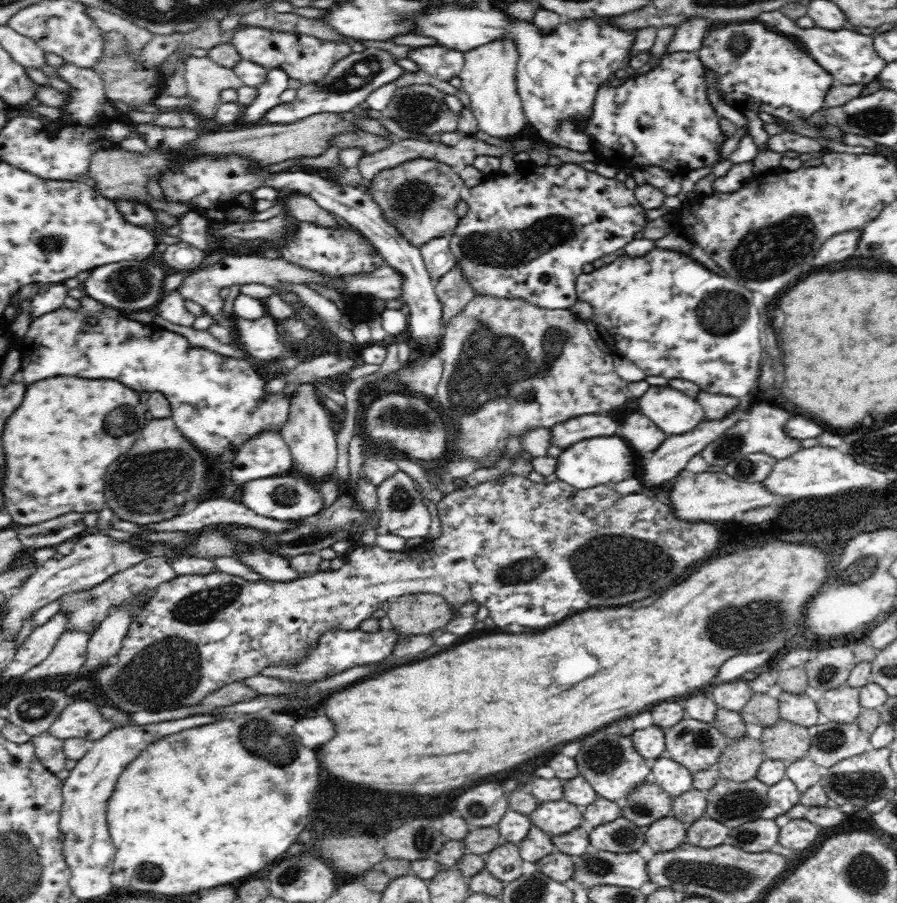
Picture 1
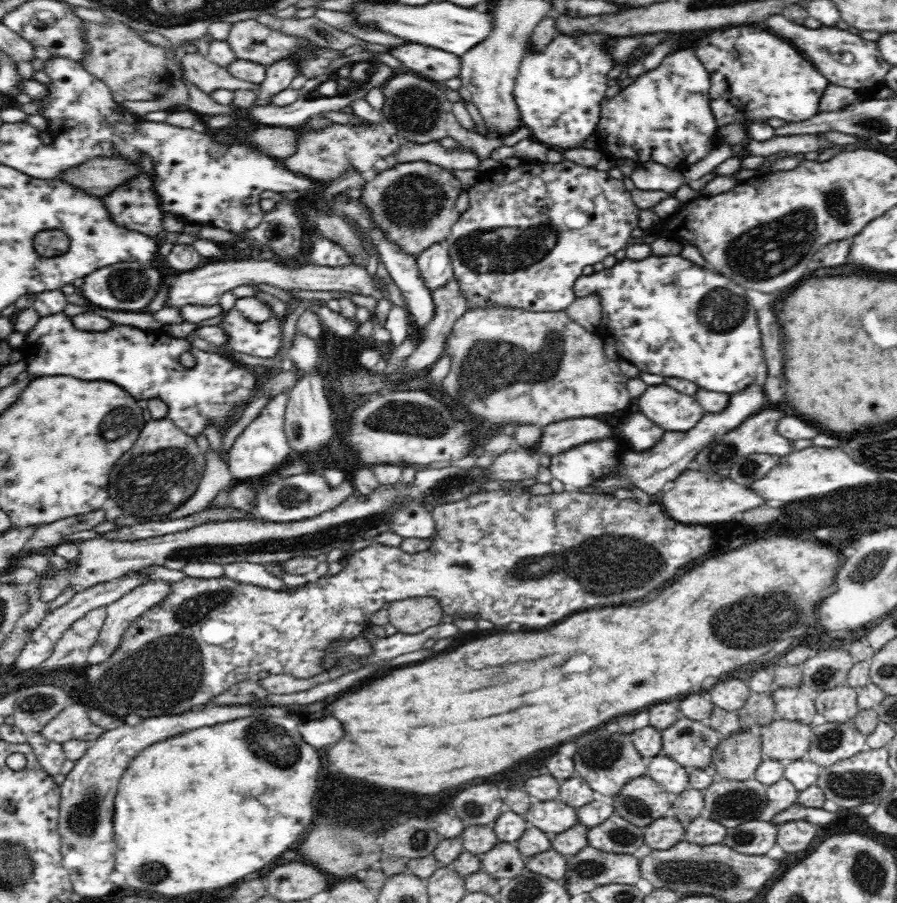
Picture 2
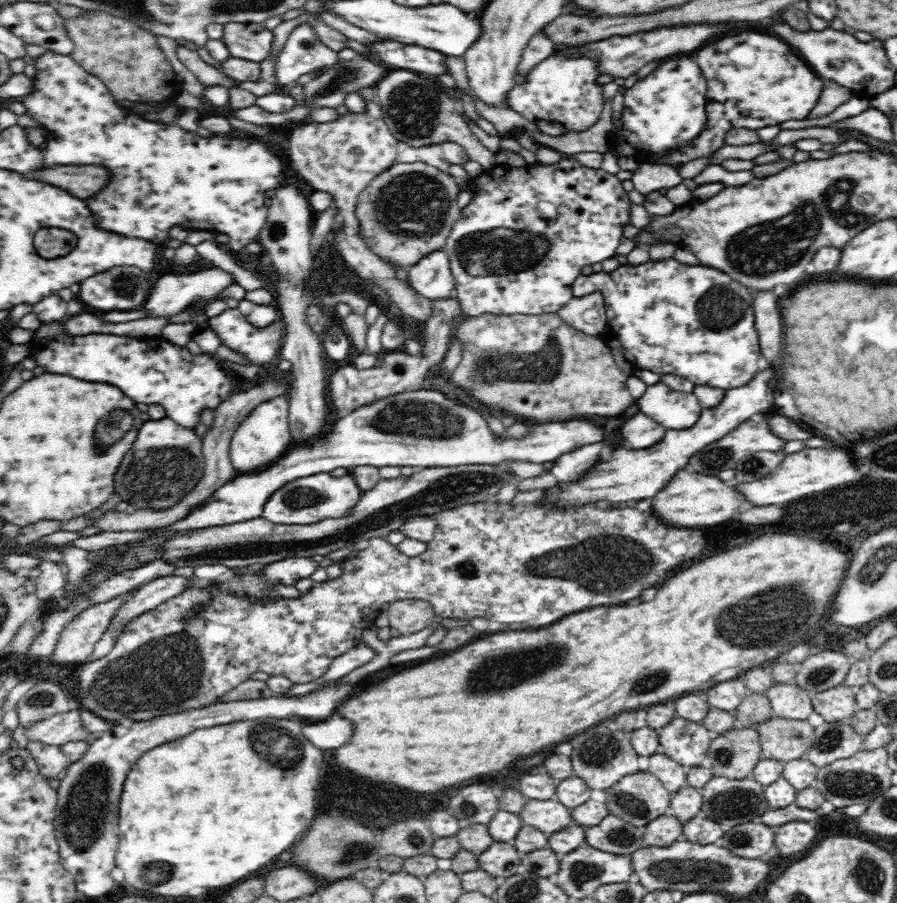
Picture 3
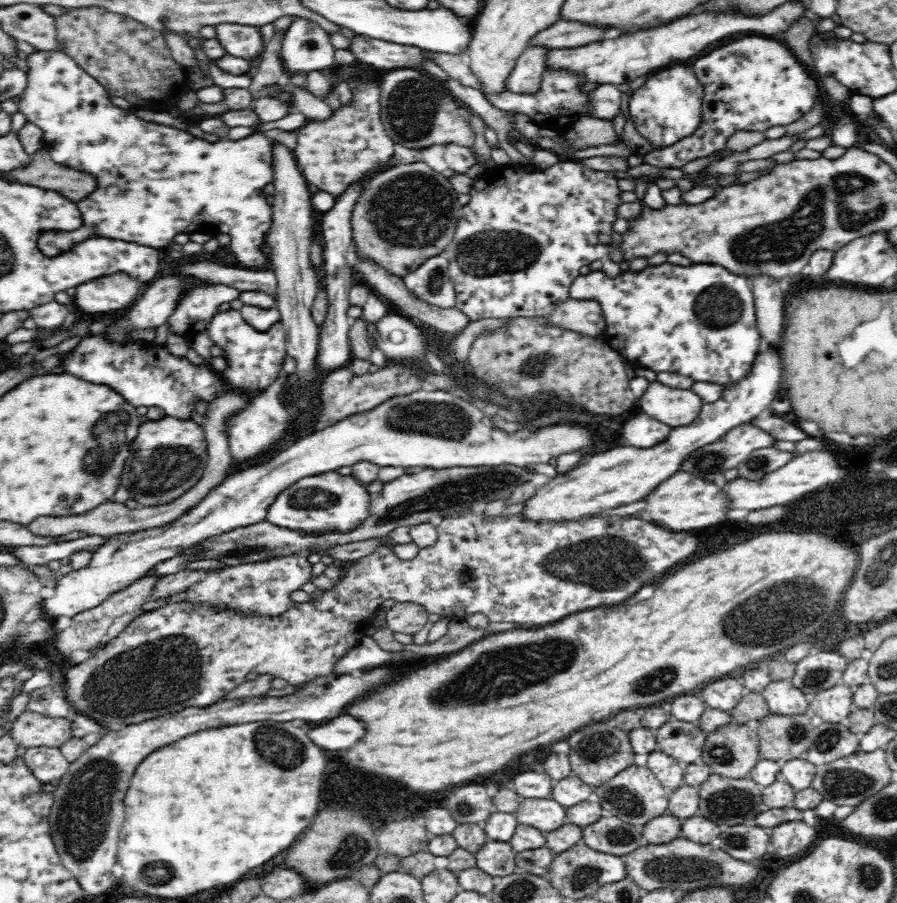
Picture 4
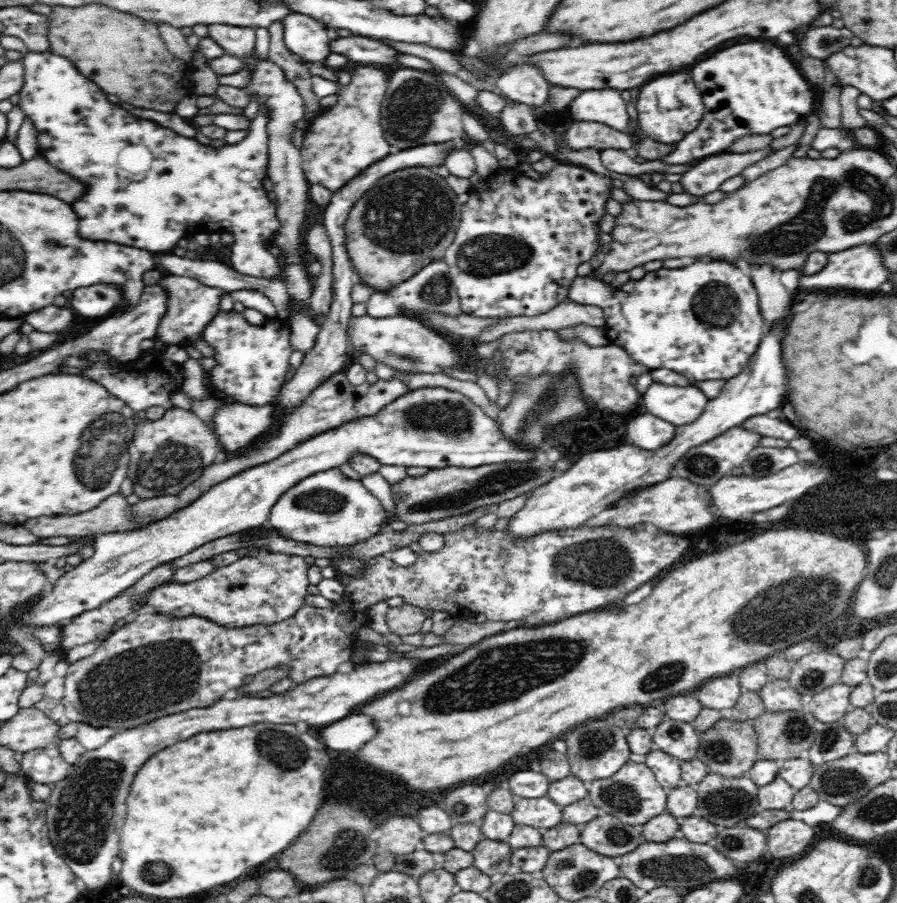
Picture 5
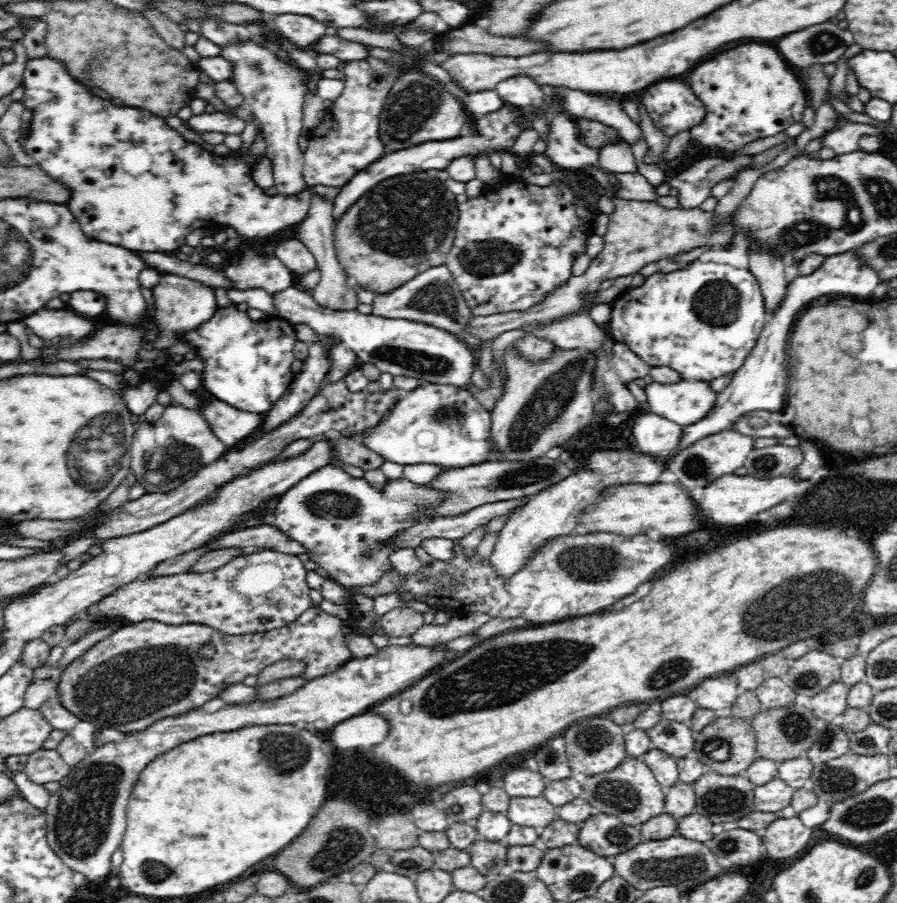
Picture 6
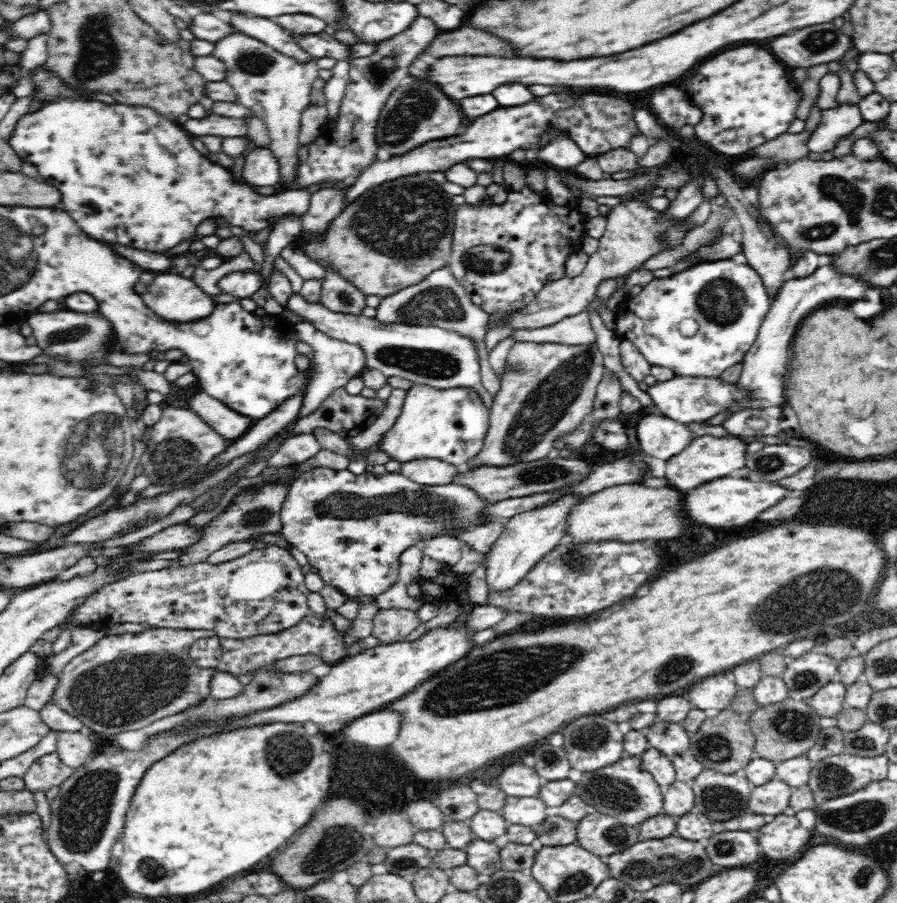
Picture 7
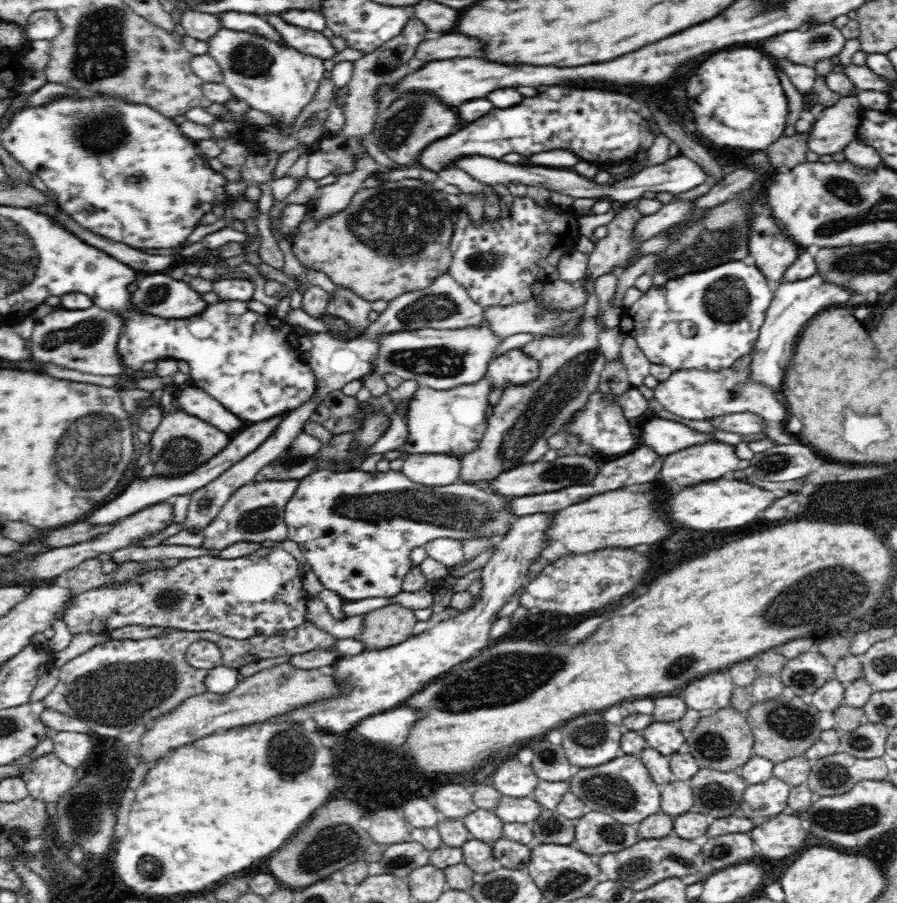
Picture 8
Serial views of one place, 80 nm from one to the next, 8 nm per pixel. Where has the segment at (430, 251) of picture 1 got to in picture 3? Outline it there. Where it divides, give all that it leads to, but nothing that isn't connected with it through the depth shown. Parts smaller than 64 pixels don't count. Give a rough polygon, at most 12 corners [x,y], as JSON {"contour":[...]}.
{"contour":[[443,249],[411,266],[406,282],[432,302],[454,297]]}

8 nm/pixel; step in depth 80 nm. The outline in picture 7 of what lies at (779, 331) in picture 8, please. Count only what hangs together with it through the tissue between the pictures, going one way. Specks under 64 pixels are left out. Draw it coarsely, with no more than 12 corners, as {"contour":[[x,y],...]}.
{"contour":[[825,261],[776,290],[737,384],[743,409],[786,406],[786,370],[802,316],[868,285]]}

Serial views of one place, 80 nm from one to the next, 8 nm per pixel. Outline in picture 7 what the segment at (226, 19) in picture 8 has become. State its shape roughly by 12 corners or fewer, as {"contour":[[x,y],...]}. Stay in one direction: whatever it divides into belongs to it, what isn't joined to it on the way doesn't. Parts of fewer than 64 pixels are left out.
{"contour":[[232,14],[234,31],[257,38],[280,53],[312,59],[298,41],[274,20]]}

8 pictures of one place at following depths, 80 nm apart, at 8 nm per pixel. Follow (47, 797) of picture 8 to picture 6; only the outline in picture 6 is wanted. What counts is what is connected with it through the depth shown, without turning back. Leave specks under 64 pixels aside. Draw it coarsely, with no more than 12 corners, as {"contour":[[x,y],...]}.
{"contour":[[57,749],[27,756],[34,784],[60,782],[70,771]]}

